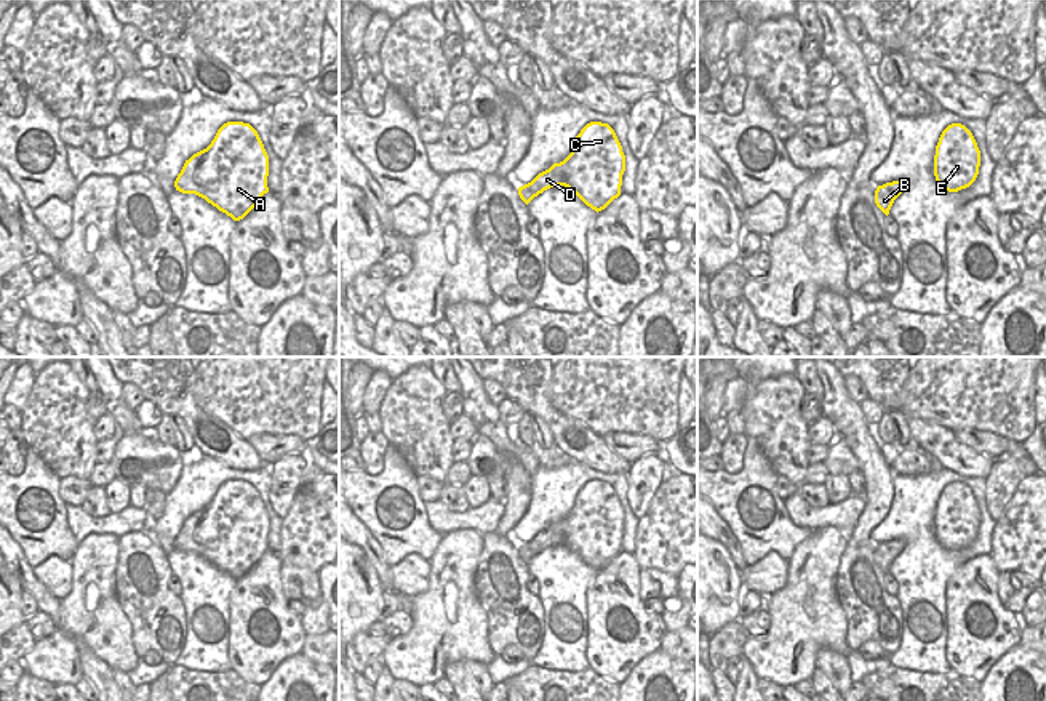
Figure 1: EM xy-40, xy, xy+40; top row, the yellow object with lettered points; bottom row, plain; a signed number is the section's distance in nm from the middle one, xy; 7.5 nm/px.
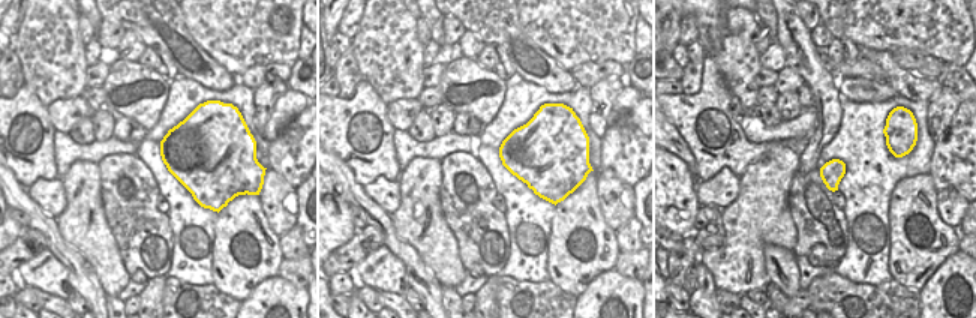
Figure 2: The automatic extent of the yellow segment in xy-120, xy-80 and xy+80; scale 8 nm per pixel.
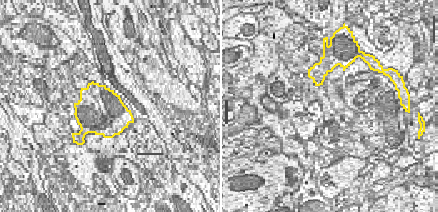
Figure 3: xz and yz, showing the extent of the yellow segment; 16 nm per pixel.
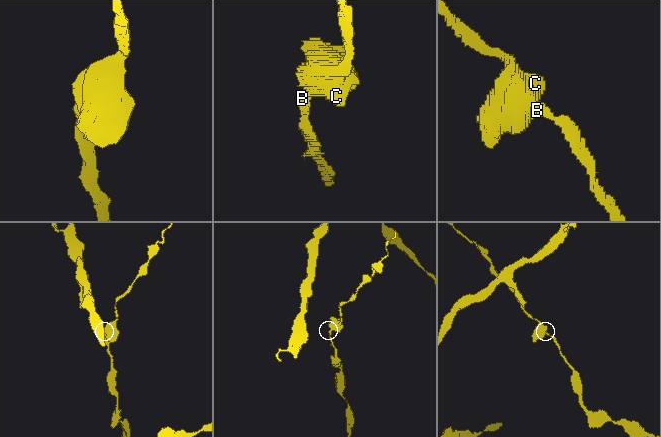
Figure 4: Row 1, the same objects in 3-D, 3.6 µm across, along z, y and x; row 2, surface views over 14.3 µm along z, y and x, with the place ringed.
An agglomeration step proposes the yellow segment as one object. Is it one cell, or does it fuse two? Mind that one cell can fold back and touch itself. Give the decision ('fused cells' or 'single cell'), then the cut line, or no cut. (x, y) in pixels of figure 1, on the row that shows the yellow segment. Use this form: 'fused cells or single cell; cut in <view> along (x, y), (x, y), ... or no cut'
single cell; no cut

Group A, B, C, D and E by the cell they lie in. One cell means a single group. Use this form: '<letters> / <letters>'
A B C D E

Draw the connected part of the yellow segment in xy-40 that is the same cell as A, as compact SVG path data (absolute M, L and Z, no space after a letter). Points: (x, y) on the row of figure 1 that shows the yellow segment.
M227 122L206 149L186 160L174 187L240 221L269 192L267 176L269 155L258 131L250 123Z

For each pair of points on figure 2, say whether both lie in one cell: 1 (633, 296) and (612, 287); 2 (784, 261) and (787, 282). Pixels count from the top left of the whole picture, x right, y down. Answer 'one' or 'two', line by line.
1: one
2: one

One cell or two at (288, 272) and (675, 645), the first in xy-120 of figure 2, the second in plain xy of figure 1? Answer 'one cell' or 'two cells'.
one cell

